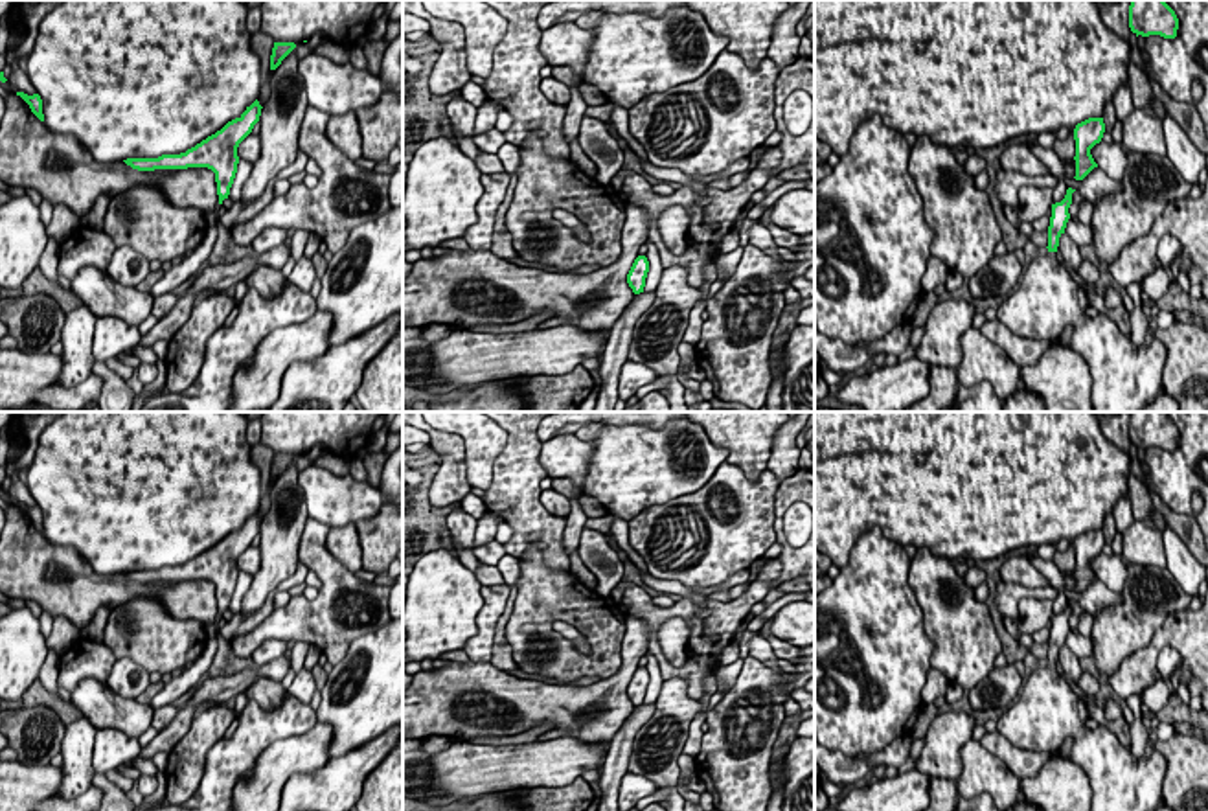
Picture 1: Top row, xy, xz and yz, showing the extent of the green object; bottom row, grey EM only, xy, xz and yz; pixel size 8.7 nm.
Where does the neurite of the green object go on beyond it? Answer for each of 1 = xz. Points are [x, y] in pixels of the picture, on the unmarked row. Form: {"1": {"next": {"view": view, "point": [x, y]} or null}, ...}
{"1": {"next": null}}

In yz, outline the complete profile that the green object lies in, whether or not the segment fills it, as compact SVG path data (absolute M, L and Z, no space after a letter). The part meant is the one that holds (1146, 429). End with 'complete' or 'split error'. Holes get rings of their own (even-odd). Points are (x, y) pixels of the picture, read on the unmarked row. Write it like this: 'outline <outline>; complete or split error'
outline M1131 412L1129 440L1136 449L1160 447L1175 451L1179 430L1164 412Z; complete

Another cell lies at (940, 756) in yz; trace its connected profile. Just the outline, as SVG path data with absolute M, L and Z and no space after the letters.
M949 710L930 723L925 747L916 761L917 771L929 776L956 782L962 774L960 748L973 737L976 723L965 712Z

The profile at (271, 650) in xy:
M267 640L254 653L252 660L257 666L265 666L289 651L289 642L283 640Z

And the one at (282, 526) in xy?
M292 462L270 489L270 509L259 528L259 570L241 601L241 614L252 616L263 607L267 596L296 572L298 548L309 515L303 489L298 484L296 462Z

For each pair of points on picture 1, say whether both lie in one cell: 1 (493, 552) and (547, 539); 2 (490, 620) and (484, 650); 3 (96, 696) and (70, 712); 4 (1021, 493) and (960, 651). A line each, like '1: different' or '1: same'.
1: different
2: same
3: different
4: different

